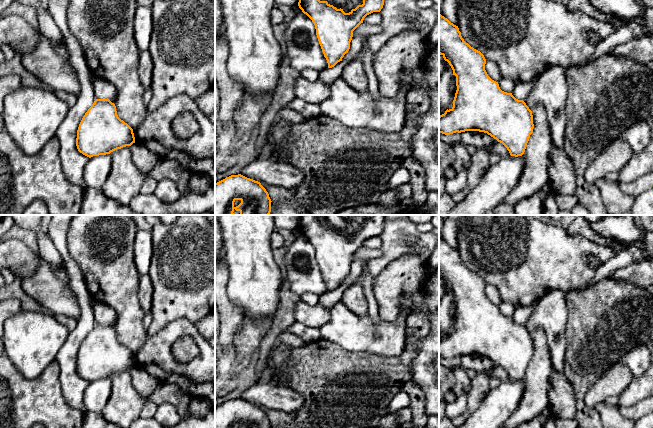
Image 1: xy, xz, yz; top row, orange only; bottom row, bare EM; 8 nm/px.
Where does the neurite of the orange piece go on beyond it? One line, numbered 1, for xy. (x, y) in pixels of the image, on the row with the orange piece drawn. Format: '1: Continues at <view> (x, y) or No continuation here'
1: No continuation here

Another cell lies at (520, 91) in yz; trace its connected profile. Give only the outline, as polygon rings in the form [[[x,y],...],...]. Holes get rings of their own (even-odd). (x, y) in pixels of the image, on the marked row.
[[[532,83],[518,84],[515,86],[512,95],[518,100],[524,100],[532,89]]]

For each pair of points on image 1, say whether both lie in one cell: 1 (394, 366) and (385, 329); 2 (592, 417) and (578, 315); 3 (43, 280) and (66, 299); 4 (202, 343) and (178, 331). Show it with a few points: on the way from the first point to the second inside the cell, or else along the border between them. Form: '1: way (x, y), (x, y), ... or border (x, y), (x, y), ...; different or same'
1: border (407, 347), (396, 356), (375, 356), (369, 353); different
2: way (580, 392), (582, 372), (585, 369), (585, 340); same
3: way (49, 286), (60, 297); same
4: way (196, 337), (190, 331), (184, 331); same

